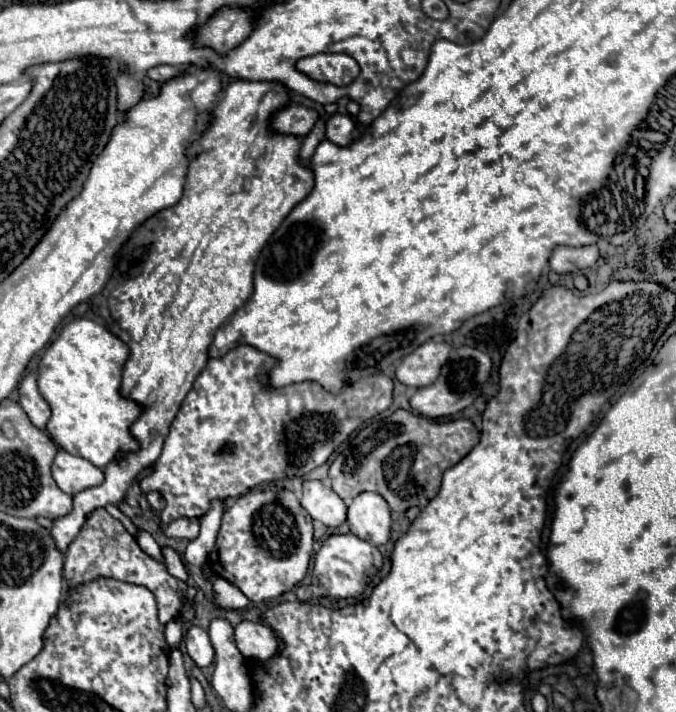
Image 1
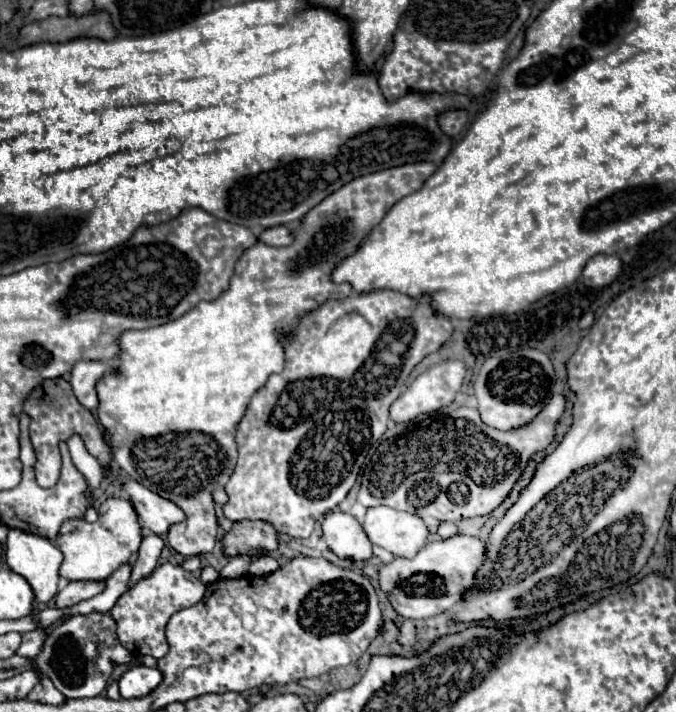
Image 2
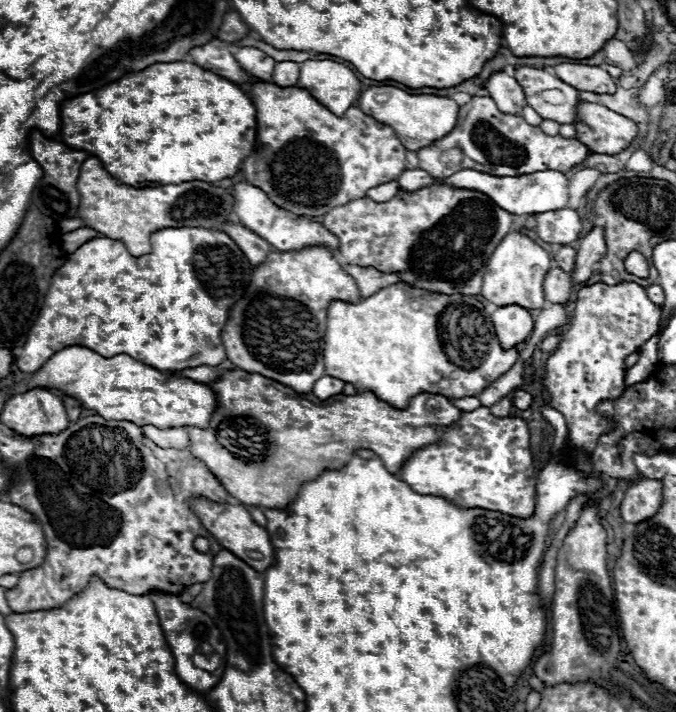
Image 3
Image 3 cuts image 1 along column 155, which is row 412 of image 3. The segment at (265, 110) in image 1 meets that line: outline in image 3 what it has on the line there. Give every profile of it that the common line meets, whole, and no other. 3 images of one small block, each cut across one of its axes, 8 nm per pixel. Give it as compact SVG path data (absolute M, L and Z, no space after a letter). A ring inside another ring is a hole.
M226 370L220 380L210 384L210 388L216 392L218 406L212 414L208 430L190 428L190 452L214 472L214 476L224 484L230 496L238 498L242 504L260 508L290 506L304 482L316 480L324 470L344 468L350 462L354 450L372 450L376 456L380 456L386 468L396 474L418 448L440 442L444 430L458 422L462 414L456 406L452 406L444 396L438 394L418 394L410 400L410 406L406 410L398 410L378 400L372 392L354 396L336 394L328 398L324 406L322 402L316 404L308 398L302 398L284 384L244 370ZM220 438L228 440L228 450L220 444Z

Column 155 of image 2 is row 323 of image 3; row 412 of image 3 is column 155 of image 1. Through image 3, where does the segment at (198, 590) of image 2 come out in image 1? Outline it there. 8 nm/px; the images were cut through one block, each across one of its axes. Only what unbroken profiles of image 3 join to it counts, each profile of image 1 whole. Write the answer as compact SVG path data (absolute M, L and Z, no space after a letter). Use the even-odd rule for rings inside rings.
M104 508L96 510L86 520L86 524L82 526L76 540L68 546L66 562L64 562L64 580L70 588L78 586L82 582L90 582L98 576L108 576L108 578L114 578L120 582L146 586L158 602L158 620L162 624L176 620L180 614L180 608L184 604L182 590L186 588L186 584L176 580L174 576L170 576L164 564L160 564L160 562L152 560L148 554L144 554L140 550L138 542L126 532L122 522L112 518Z

